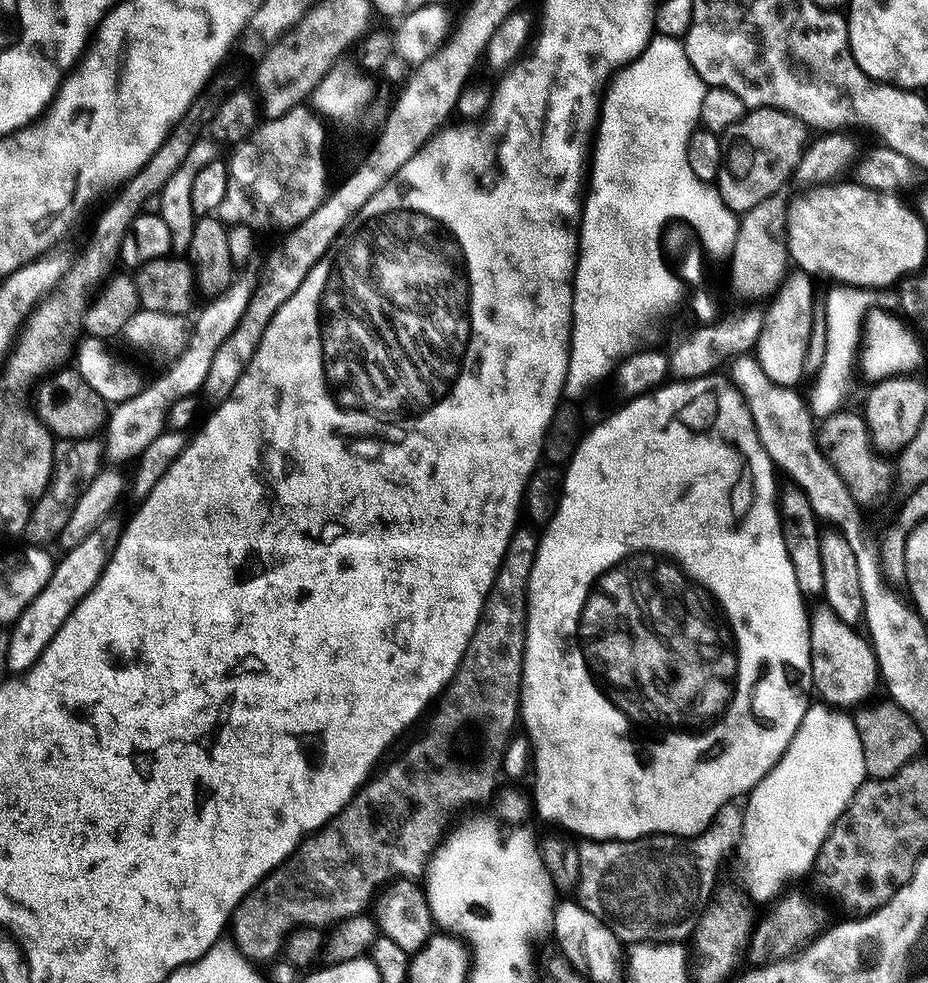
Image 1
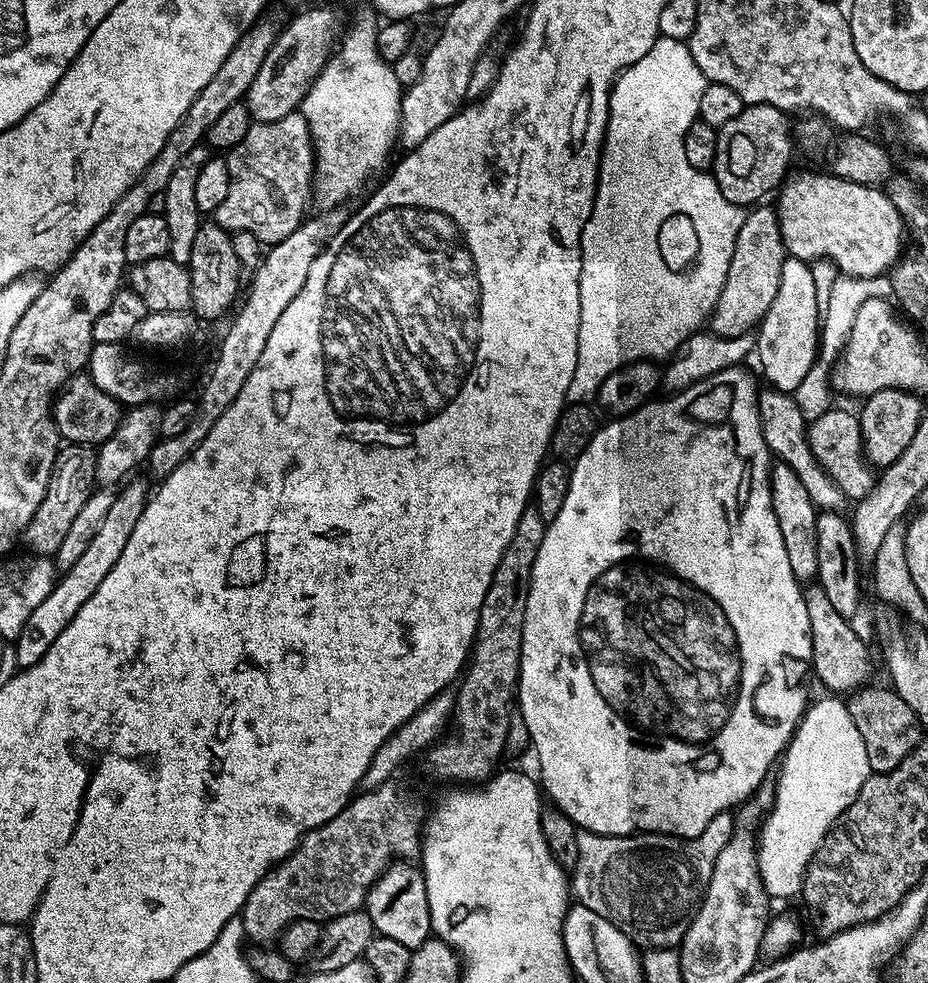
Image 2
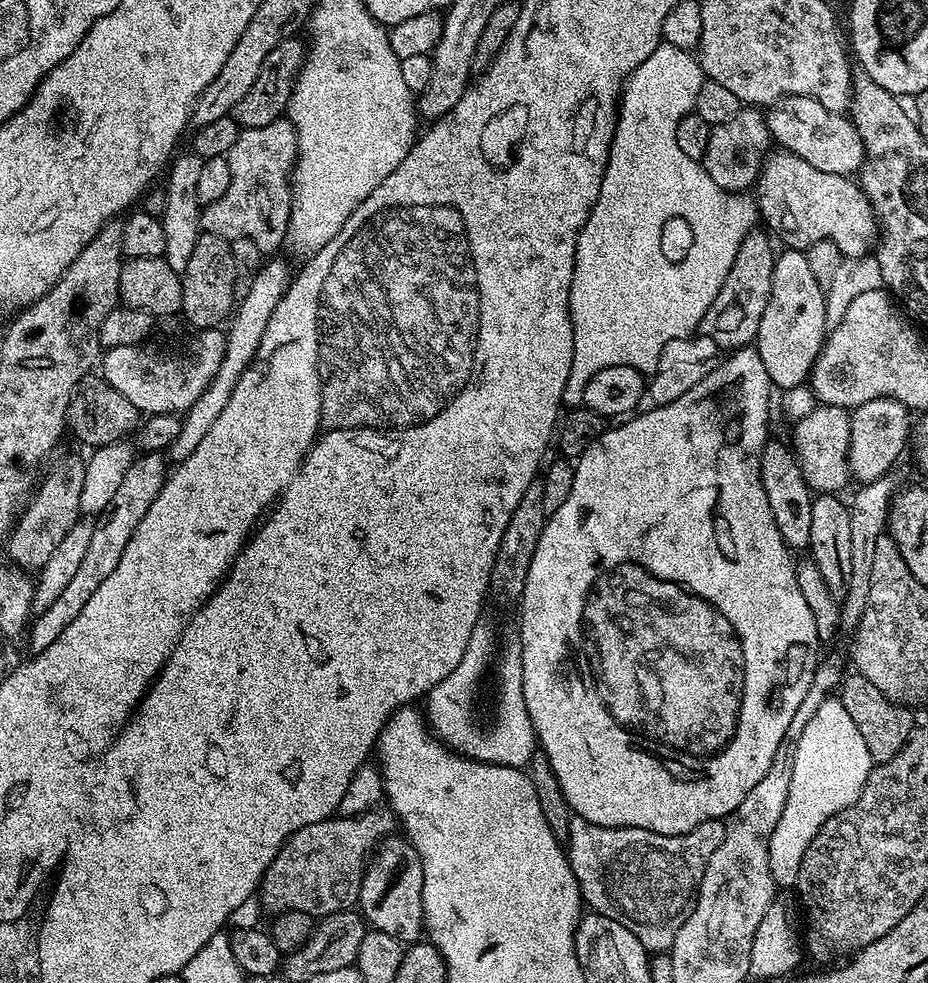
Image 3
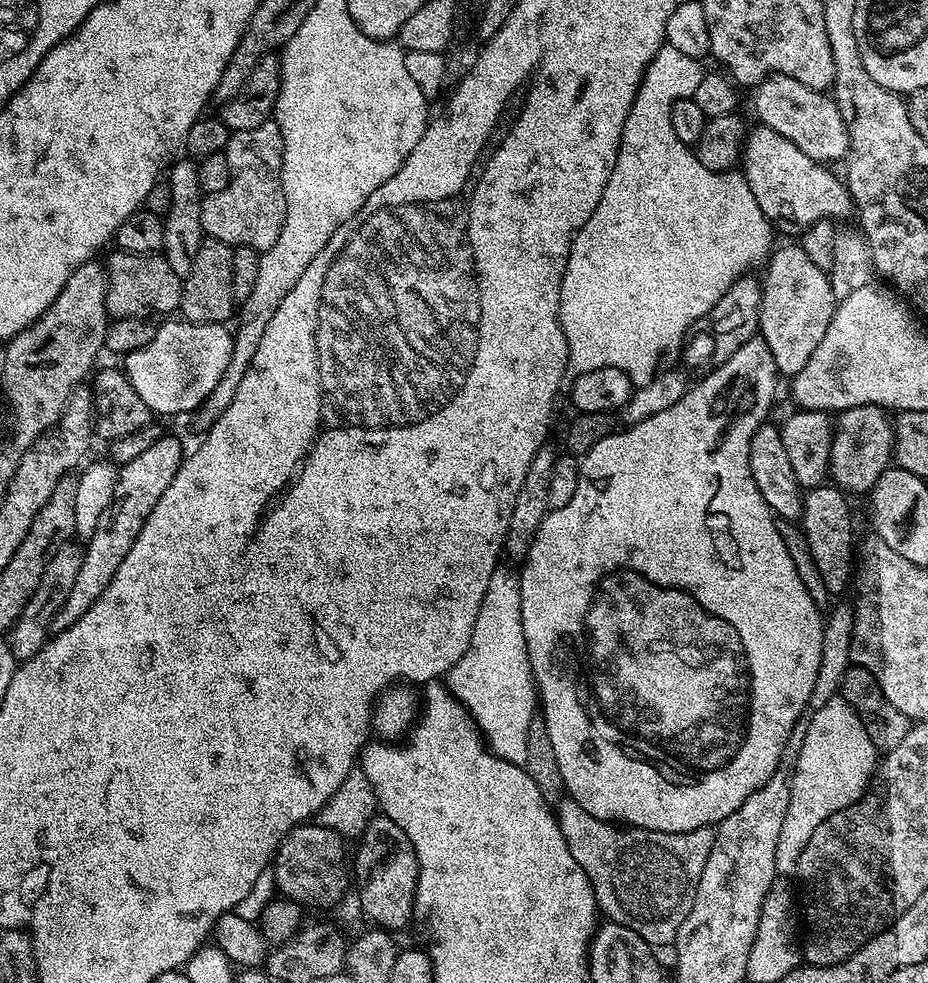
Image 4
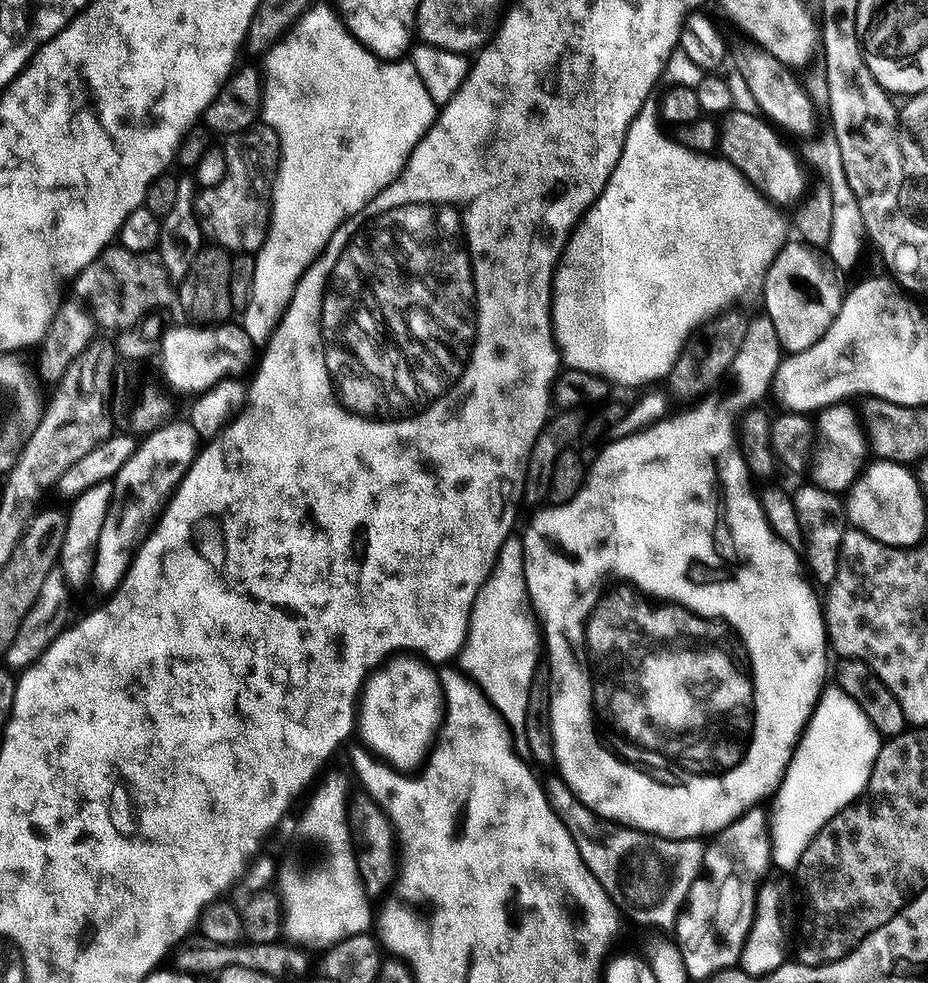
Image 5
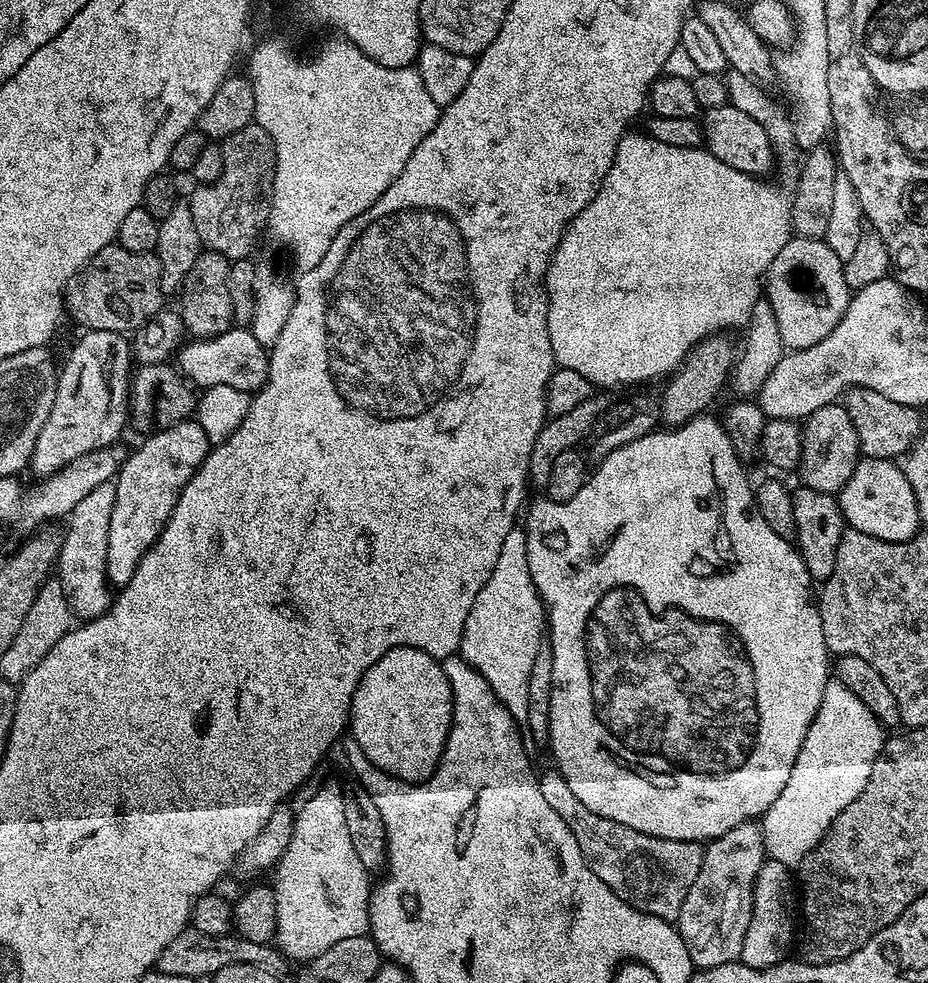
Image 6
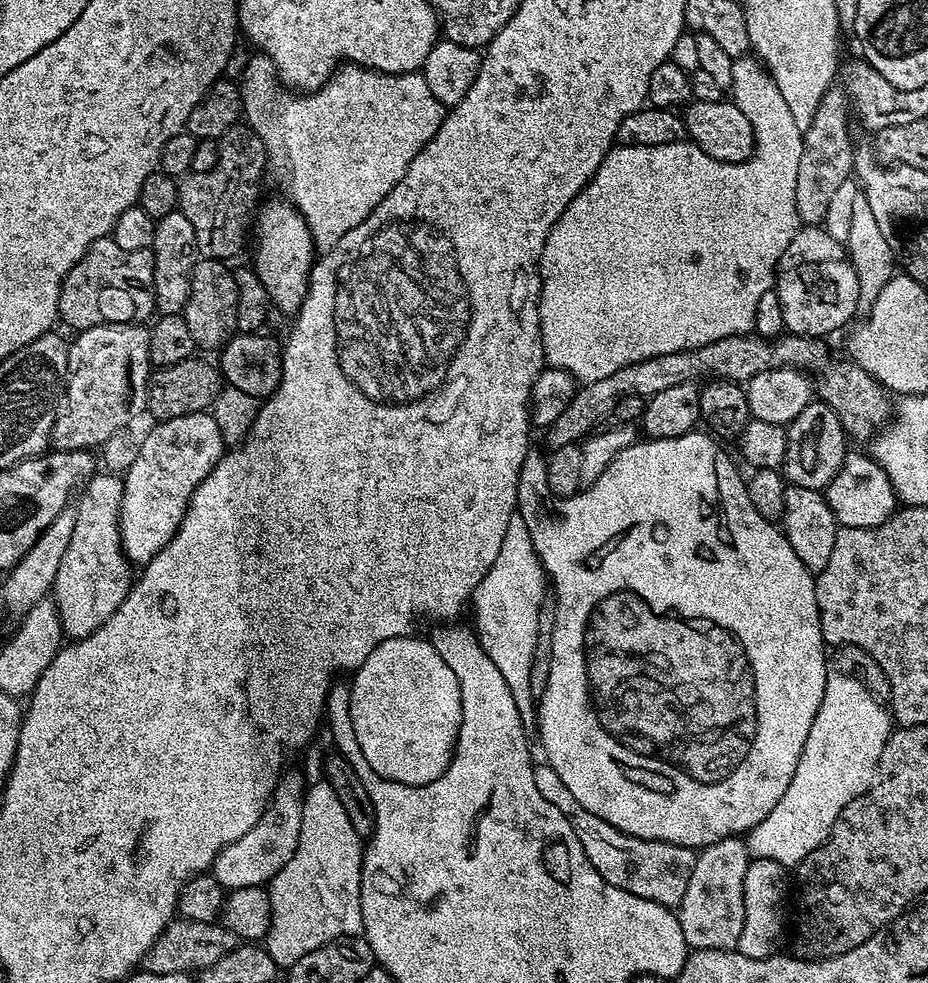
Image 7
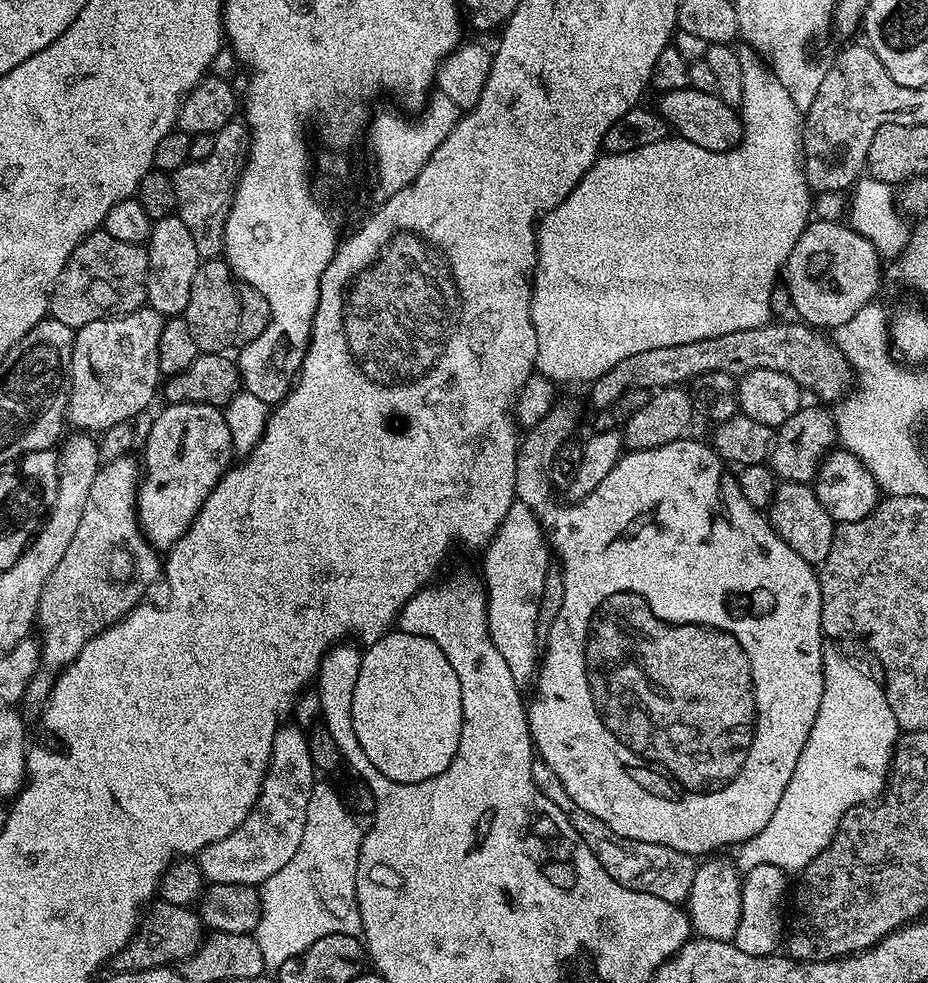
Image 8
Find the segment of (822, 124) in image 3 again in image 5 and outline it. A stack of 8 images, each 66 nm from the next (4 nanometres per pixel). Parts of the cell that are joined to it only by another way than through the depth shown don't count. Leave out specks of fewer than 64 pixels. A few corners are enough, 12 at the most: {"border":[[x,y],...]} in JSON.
{"border":[[748,46],[734,68],[761,115],[796,136],[817,105],[787,65]]}

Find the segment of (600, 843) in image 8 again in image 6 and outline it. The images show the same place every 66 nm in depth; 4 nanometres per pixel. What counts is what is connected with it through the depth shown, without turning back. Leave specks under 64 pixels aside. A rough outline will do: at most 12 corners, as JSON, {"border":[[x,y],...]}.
{"border":[[555,766],[538,783],[590,870],[639,912],[677,919],[701,841],[586,810]]}

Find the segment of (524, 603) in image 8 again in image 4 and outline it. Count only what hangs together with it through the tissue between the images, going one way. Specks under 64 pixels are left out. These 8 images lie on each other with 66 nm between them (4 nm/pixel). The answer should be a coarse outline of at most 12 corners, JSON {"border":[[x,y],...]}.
{"border":[[496,567],[448,672],[488,751],[528,760],[522,580]]}

